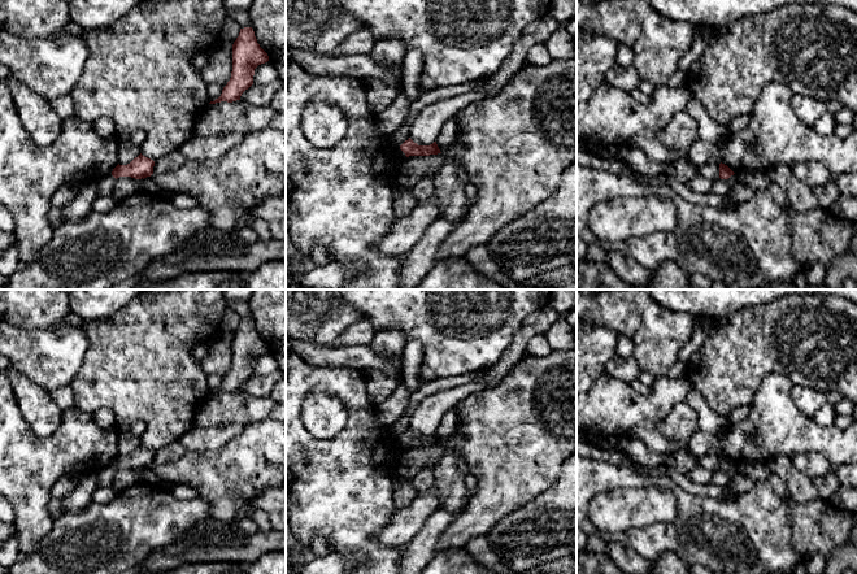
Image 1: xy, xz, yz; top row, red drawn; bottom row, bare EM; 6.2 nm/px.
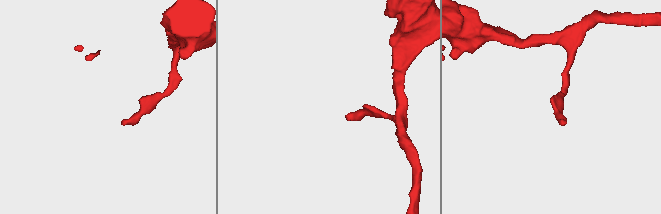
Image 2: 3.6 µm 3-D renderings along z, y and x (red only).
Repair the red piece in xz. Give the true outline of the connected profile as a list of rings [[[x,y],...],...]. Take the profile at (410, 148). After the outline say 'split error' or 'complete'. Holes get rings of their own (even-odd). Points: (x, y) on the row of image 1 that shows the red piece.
[[[410,138],[400,145],[400,149],[405,153],[406,157],[409,157],[409,156],[430,156],[430,155],[441,153],[436,142],[434,142],[430,145],[418,145]]] | complete

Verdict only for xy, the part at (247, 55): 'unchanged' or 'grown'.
unchanged

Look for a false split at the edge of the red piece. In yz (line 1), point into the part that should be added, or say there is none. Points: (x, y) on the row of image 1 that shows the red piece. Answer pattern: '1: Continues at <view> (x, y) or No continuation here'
1: No continuation here

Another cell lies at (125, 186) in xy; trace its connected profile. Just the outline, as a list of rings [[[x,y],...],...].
[[[119,177],[116,179],[116,186],[112,192],[112,197],[116,203],[127,199],[132,193],[139,191],[139,183],[135,178],[131,177]]]

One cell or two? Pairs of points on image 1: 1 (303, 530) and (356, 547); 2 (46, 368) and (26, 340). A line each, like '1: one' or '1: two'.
1: one
2: one

